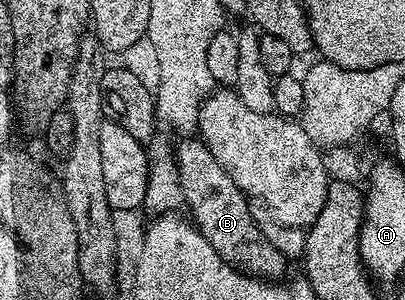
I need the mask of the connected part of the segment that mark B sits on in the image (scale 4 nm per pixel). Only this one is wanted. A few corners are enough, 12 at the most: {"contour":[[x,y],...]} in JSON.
{"contour":[[196,136],[177,145],[188,216],[240,273],[281,279],[287,259]]}

